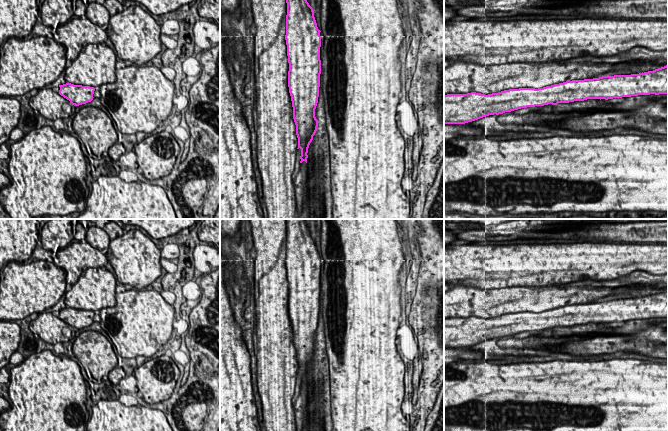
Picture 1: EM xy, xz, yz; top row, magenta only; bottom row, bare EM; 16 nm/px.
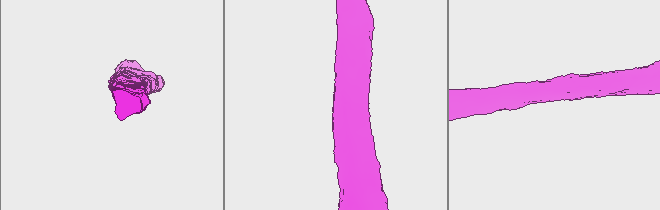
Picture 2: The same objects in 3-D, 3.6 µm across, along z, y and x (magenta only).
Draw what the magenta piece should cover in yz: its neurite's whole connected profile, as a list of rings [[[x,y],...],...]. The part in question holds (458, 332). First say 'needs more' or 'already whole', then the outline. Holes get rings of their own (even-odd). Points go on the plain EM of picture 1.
already whole; [[[668,289],[639,298],[567,304],[538,313],[509,313],[488,319],[447,318],[444,319],[444,348],[465,348],[527,331],[650,318],[668,318]]]

